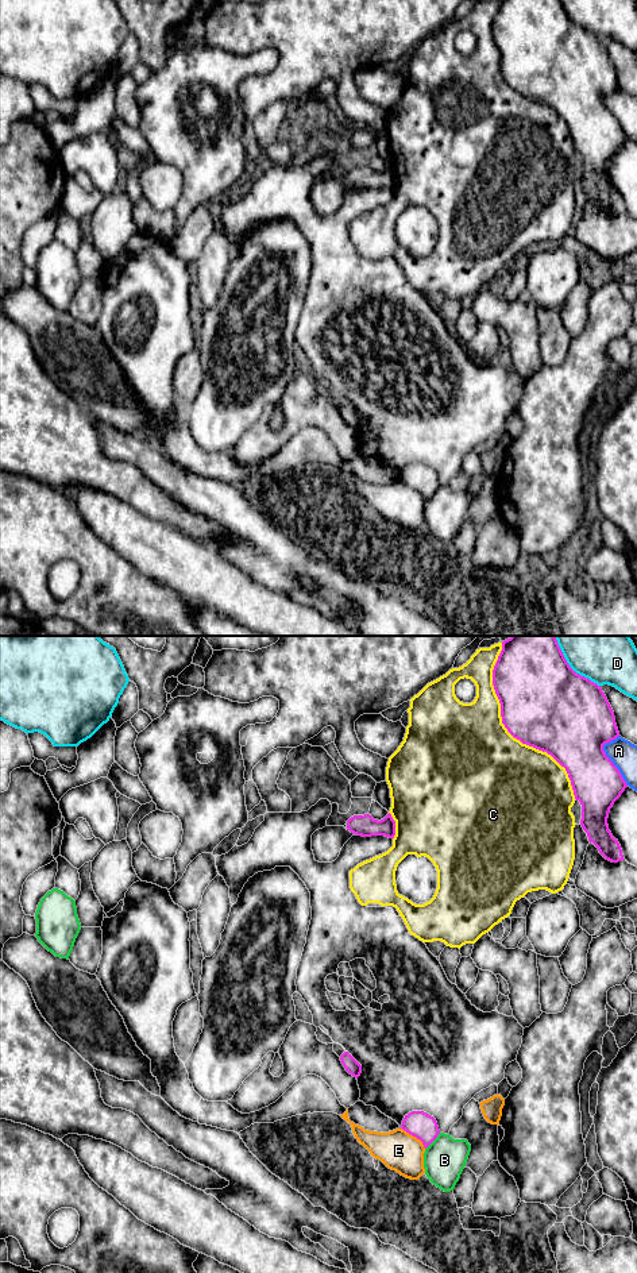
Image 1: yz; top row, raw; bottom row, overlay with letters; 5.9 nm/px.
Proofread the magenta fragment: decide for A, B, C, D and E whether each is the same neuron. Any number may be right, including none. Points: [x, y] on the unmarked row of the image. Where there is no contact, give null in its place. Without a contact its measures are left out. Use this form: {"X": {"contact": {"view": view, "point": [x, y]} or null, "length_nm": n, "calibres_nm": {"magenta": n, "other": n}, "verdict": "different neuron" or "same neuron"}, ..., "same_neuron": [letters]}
{"A": {"contact": {"view": "yz", "point": [607, 110]}, "length_nm": 300, "calibres_nm": {"magenta": 380, "other": 160}, "verdict": "different neuron"}, "B": {"contact": {"view": "yz", "point": [433, 492]}, "length_nm": 140, "calibres_nm": {"magenta": 160, "other": 260}, "verdict": "different neuron"}, "C": {"contact": {"view": "yz", "point": [510, 85]}, "length_nm": 1000, "calibres_nm": {"magenta": 500, "other": 500}, "verdict": "different neuron"}, "D": {"contact": {"view": "yz", "point": [575, 24]}, "length_nm": 340, "calibres_nm": {"magenta": 500, "other": 220}, "verdict": "different neuron"}, "E": {"contact": {"view": "yz", "point": [414, 488]}, "length_nm": 200, "calibres_nm": {"magenta": 160, "other": 240}, "verdict": "different neuron"}, "same_neuron": []}

